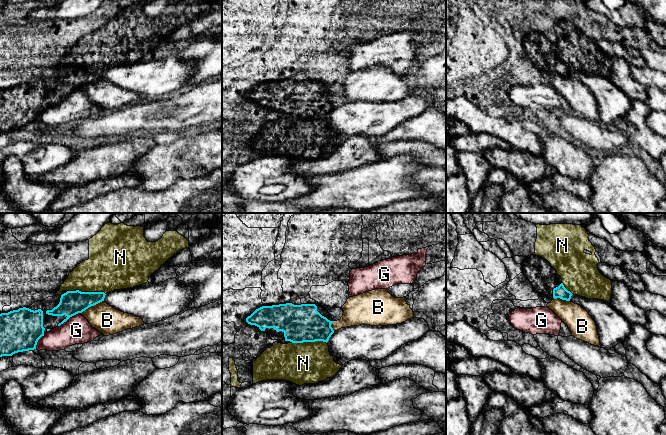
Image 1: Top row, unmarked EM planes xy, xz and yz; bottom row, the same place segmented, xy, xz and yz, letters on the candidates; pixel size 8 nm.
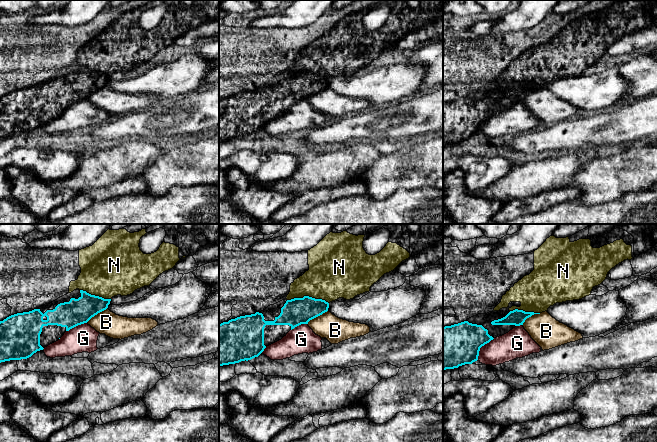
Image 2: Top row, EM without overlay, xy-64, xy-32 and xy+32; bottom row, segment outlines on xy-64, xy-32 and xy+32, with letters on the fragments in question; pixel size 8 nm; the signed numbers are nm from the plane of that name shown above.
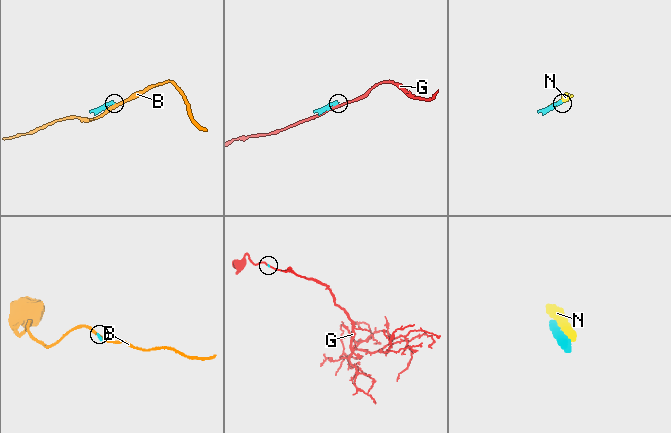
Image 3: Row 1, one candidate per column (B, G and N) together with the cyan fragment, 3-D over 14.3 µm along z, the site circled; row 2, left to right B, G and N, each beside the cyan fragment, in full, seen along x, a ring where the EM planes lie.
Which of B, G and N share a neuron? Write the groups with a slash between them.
B / G / N

